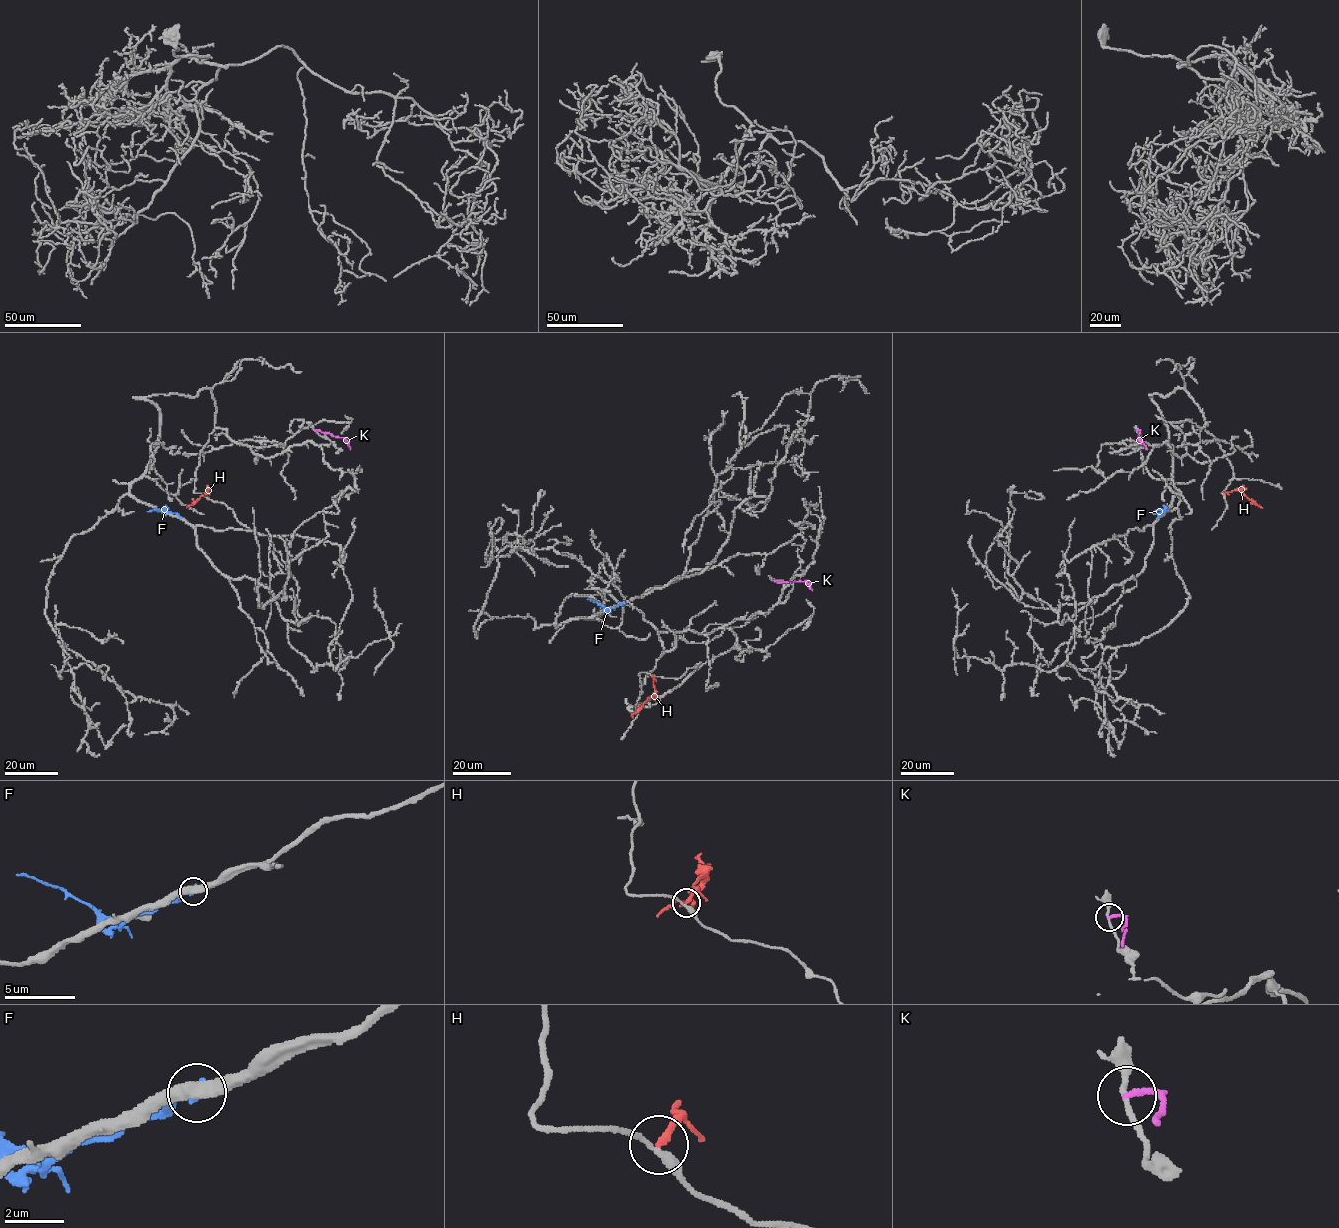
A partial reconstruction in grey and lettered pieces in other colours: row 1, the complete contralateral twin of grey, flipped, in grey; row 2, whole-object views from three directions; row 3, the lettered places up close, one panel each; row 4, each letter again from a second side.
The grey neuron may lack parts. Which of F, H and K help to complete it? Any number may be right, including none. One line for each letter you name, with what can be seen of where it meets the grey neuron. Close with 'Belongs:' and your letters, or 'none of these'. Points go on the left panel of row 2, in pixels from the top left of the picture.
Belongs: none of these

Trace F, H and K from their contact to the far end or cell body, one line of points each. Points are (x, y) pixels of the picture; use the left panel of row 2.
F: (180, 518), (167, 511), (147, 512)
H: (205, 495), (208, 489), (188, 508)
K: (315, 431), (342, 437), (350, 449)

